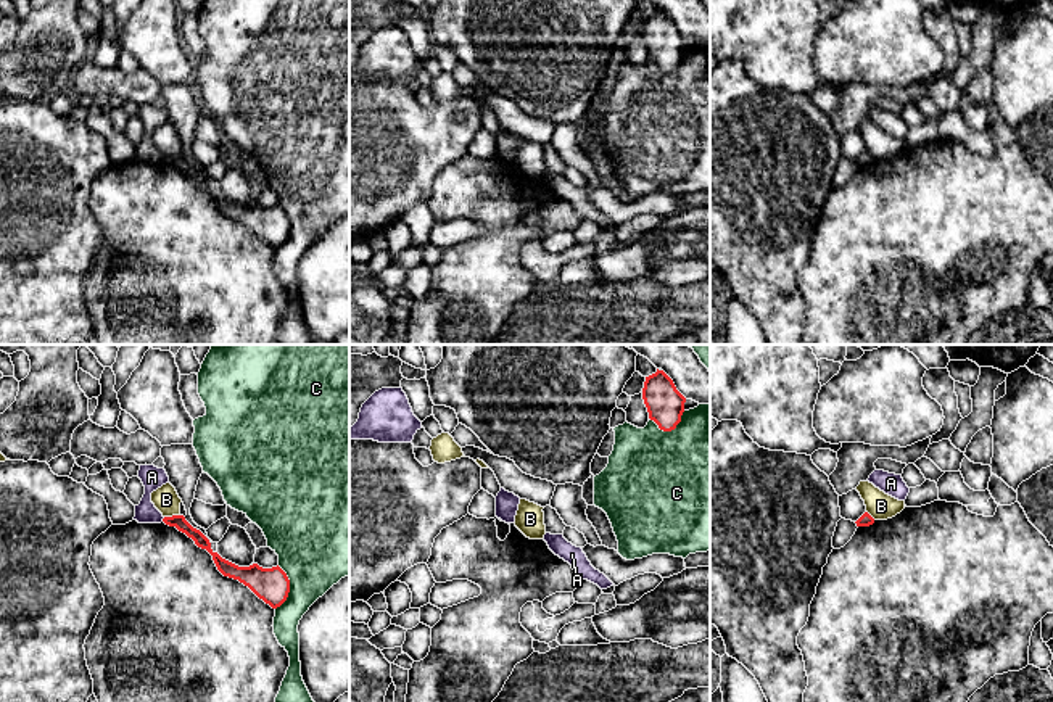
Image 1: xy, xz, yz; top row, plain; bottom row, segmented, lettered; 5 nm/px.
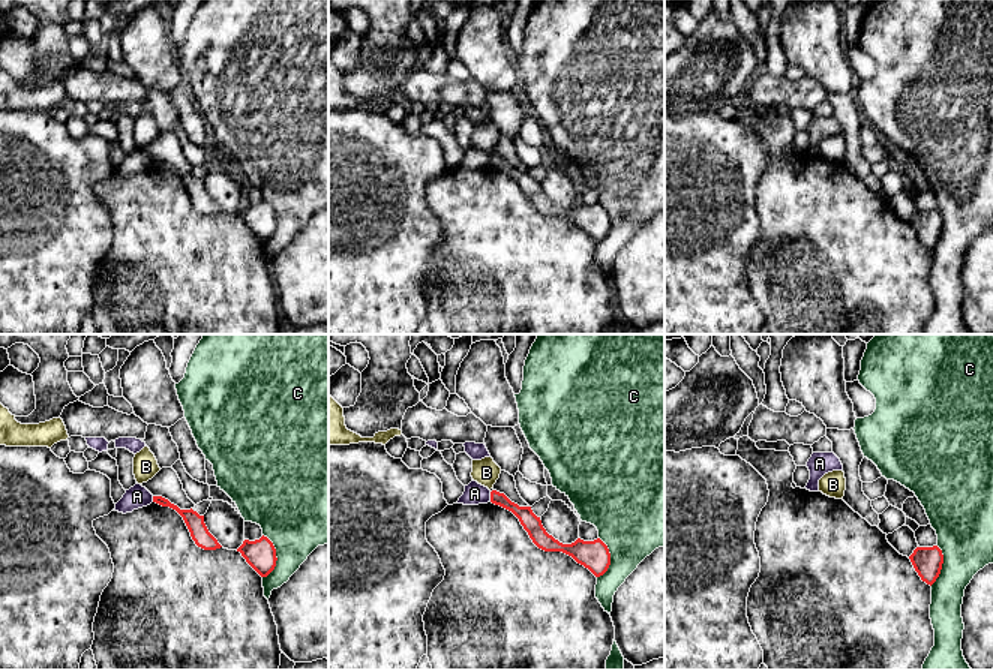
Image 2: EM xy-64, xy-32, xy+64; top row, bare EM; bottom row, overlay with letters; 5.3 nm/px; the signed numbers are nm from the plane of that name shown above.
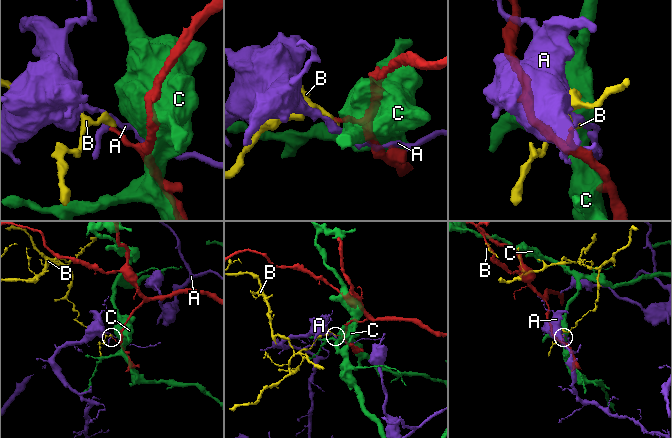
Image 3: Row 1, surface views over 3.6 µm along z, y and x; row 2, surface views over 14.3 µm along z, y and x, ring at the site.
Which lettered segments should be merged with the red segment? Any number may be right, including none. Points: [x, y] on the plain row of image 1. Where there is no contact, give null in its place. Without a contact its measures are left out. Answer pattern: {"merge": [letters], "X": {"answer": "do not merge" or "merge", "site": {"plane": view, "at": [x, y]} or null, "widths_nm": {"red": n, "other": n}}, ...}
{"merge": [], "A": {"answer": "do not merge", "site": {"plane": "xy", "at": [163, 158]}, "widths_nm": {"red": 70, "other": 120}}, "B": {"answer": "do not merge", "site": {"plane": "xy", "at": [173, 155]}, "widths_nm": {"red": 70, "other": 130}}, "C": {"answer": "do not merge", "site": {"plane": "xy", "at": [289, 227]}, "widths_nm": {"red": 170, "other": 400}}}

